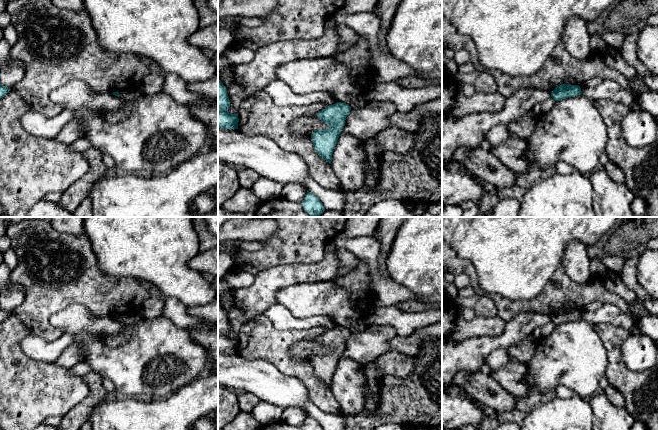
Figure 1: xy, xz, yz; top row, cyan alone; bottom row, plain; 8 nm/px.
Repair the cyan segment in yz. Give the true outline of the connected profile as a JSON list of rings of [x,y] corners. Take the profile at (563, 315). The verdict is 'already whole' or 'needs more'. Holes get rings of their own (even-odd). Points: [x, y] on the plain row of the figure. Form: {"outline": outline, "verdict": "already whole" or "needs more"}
{"outline": [[[561,308],[551,316],[551,321],[555,325],[560,325],[580,318],[582,318],[582,315],[579,309]]], "verdict": "already whole"}

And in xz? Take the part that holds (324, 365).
{"outline": [[[337,326],[317,338],[318,342],[329,351],[326,354],[315,354],[311,362],[315,375],[329,388],[332,386],[332,377],[350,335],[349,328]]], "verdict": "already whole"}

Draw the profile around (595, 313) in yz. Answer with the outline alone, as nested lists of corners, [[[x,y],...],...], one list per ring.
[[[593,302],[580,309],[580,312],[582,318],[593,326],[600,323],[609,323],[624,328],[629,334],[642,334],[638,319],[622,312],[614,305]]]

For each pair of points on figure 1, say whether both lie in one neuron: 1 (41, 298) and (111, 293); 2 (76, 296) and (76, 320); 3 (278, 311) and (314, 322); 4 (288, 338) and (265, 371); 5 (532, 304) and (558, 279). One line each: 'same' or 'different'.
1: same
2: different
3: same
4: different
5: same

